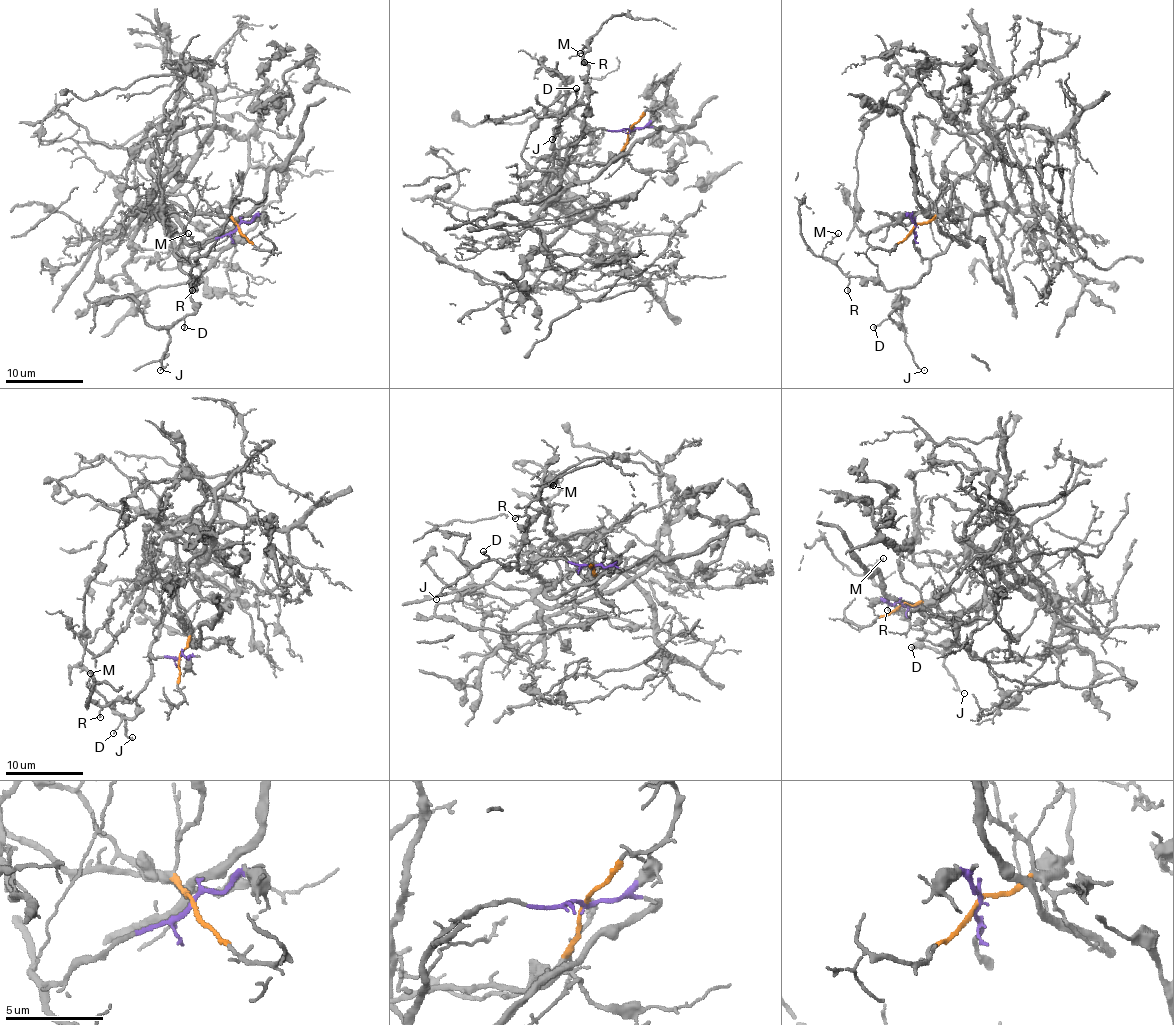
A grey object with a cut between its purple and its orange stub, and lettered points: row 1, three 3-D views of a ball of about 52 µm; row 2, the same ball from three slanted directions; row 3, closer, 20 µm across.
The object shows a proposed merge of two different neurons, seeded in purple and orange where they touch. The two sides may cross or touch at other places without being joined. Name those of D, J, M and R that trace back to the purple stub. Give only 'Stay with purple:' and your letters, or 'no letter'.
Stay with purple: D, J, M, R

